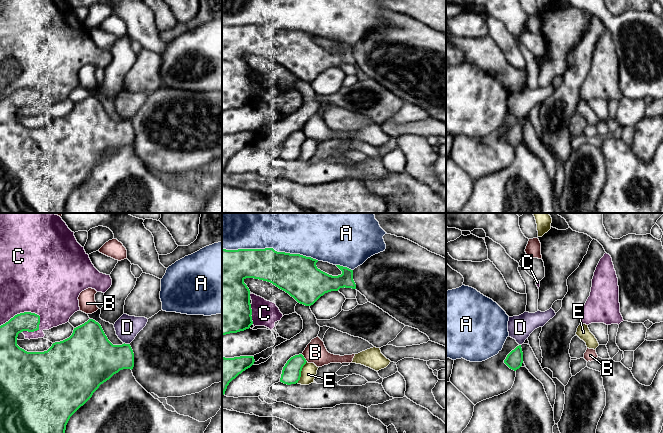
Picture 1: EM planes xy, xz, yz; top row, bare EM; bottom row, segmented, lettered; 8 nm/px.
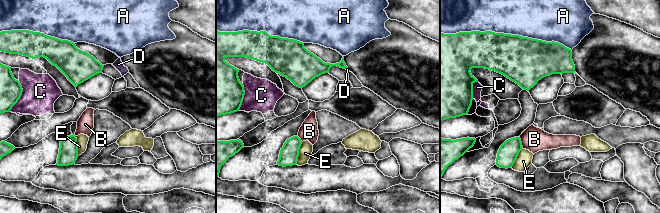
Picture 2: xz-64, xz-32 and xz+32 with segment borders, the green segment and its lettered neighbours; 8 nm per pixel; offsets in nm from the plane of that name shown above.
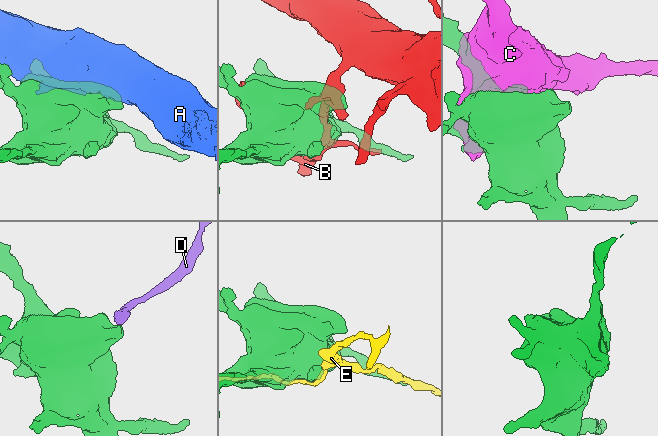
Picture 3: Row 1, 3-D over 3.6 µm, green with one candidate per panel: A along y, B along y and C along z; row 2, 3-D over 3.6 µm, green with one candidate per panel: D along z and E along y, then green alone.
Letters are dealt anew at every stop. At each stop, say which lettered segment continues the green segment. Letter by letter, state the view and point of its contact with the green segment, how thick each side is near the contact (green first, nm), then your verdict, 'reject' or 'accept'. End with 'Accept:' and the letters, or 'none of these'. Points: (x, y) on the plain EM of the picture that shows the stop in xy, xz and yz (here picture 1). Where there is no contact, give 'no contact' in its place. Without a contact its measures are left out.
A: meets green in xz at (270, 24); 300 nm thick on the green side, 240 nm on the other; reject
B: meets green in xz at (304, 134); 160 nm thick on the green side, 170 nm on the other; reject
C: meets green in xy at (20, 89); 160 nm thick on the green side, 460 nm on the other; reject
D: meets green in xy at (127, 120); 320 nm thick on the green side, 190 nm on the other; reject
E: meets green in xz at (300, 148); 160 nm thick on the green side, 120 nm on the other; reject
Accept: none of these

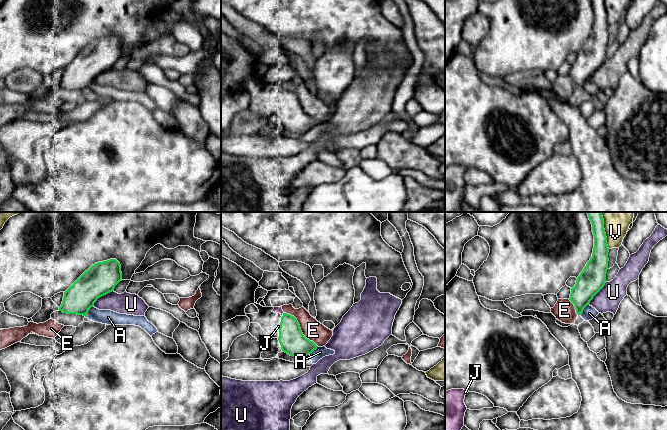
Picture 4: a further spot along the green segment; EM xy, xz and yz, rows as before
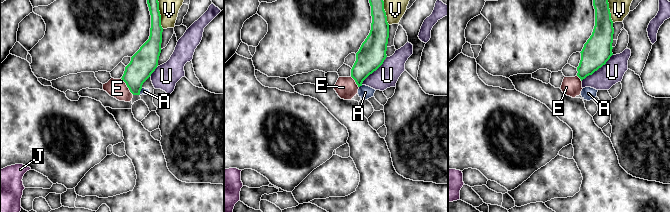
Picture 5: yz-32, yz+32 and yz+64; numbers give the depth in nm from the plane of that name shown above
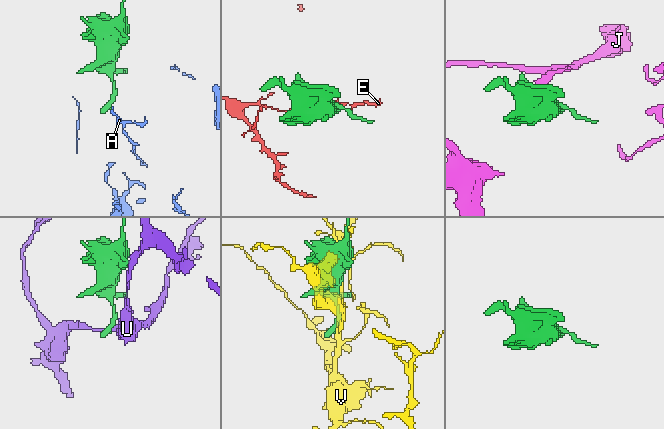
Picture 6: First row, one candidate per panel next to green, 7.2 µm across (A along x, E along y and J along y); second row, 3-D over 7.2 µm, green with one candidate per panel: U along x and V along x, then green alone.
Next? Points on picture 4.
A: meets green in xy at (88, 86); 240 nm thick on the green side, 120 nm on the other; reject
E: meets green in xz at (300, 104); 200 nm thick on the green side, 160 nm on the other; reject
J: meets green in xz at (283, 90); 200 nm thick on the green side, 50 nm on the other; accept
U: meets green in yz at (597, 68); 220 nm thick on the green side, 200 nm on the other; reject
V: meets green in yz at (605, 12); 170 nm thick on the green side, 160 nm on the other; reject
Accept: J

